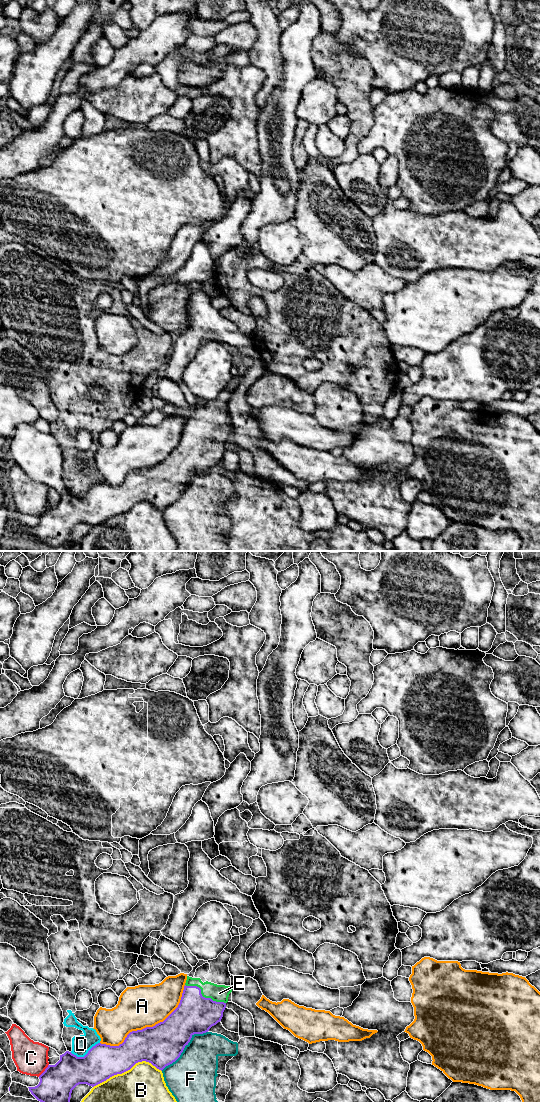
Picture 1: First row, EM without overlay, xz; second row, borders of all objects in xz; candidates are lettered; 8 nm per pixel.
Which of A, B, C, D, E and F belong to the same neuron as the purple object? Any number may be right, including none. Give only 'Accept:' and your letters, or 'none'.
Accept: E

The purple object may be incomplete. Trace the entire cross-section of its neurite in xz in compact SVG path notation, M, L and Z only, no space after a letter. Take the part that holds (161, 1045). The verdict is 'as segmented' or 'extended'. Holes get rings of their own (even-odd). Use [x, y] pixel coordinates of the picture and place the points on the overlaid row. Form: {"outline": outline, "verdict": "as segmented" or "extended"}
{"outline": "M234 936L224 950L213 960L199 960L193 970L187 974L182 997L178 1007L163 1021L153 1027L146 1027L142 1030L132 1031L119 1046L110 1046L98 1043L93 1046L84 1057L77 1057L69 1051L60 1055L60 1060L55 1065L48 1065L45 1071L39 1076L40 1082L35 1087L28 1087L31 1094L40 1102L70 1102L72 1090L79 1084L96 1086L110 1077L122 1074L130 1070L136 1063L146 1061L159 1070L175 1062L190 1042L194 1034L203 1034L221 1021L223 1012L228 1002L229 994L232 992L231 974L229 972L229 961L231 953L240 943L240 936Z", "verdict": "extended"}

